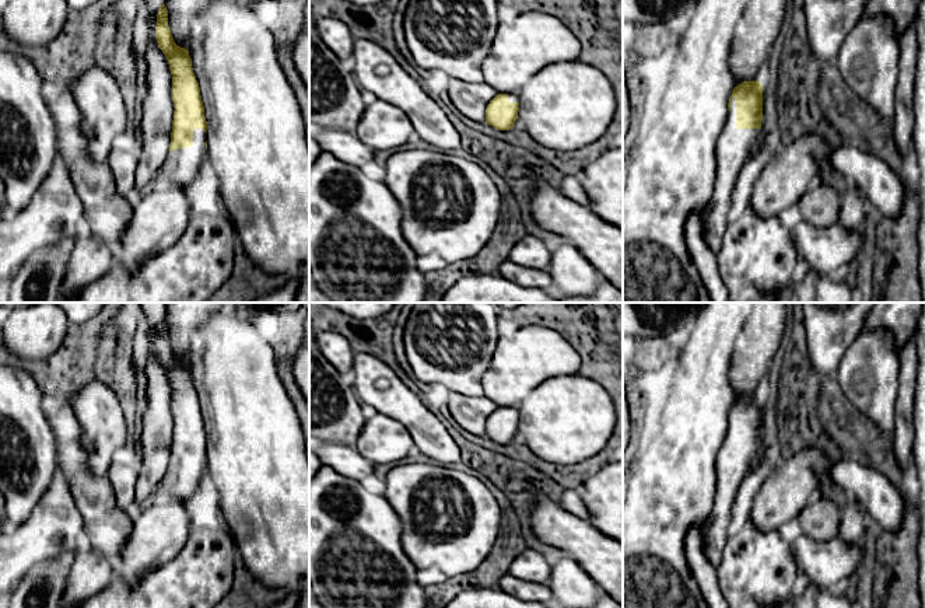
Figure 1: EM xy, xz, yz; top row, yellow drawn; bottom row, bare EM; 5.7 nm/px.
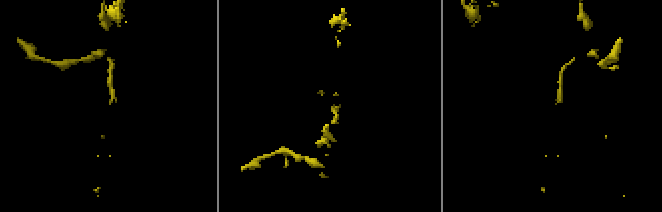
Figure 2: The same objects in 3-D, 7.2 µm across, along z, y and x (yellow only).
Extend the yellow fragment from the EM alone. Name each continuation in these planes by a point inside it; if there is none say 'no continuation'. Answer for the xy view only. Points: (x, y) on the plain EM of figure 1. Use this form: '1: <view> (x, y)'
1: xy (181, 481)

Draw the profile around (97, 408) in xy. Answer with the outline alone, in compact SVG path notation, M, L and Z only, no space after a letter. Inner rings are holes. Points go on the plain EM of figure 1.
M95 380L84 384L70 405L83 429L87 467L92 475L104 476L112 462L130 448L119 398L113 389Z

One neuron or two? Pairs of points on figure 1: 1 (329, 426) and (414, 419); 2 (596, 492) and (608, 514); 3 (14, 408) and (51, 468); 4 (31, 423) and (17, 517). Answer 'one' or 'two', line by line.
1: two
2: one
3: one
4: one

